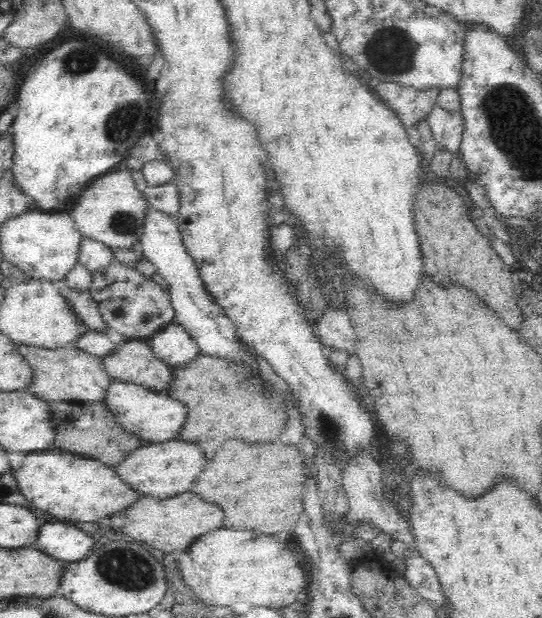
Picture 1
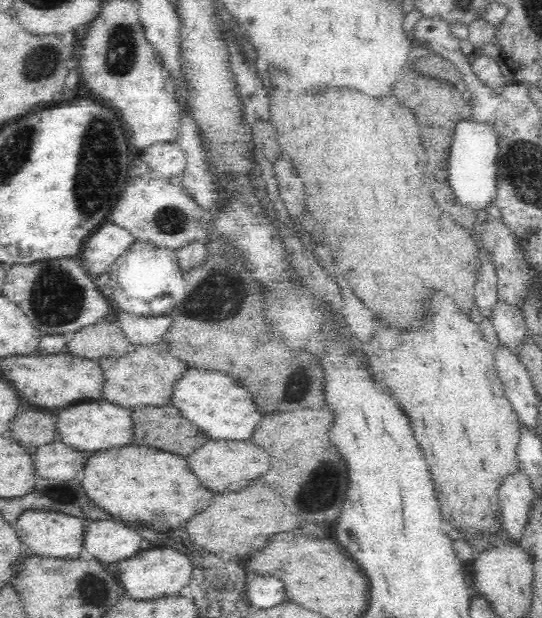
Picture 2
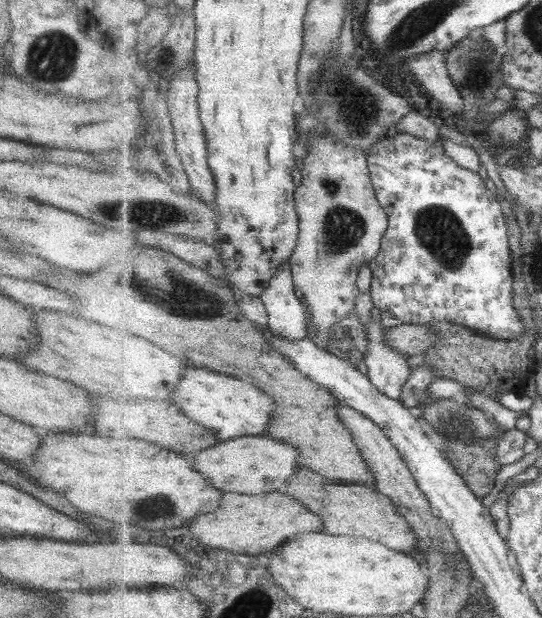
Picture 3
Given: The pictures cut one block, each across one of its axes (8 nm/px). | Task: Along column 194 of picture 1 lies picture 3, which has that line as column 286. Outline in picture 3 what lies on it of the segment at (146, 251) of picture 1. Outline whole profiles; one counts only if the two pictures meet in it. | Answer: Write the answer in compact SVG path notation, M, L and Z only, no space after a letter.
M288 262L281 266L281 271L273 277L273 281L260 297L268 310L267 327L275 336L289 340L289 343L309 336L305 306L295 294L293 278L293 271Z

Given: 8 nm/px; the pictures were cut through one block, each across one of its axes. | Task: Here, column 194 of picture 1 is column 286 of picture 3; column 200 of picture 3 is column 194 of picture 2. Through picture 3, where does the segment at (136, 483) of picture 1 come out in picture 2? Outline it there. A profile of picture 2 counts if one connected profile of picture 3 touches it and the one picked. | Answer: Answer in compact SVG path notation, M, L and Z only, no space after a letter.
M210 439L190 456L190 464L192 464L192 470L200 476L202 484L208 486L210 490L238 492L238 490L244 490L254 478L260 478L262 474L268 472L270 458L260 446L248 444L248 442L234 442L234 440L214 442Z

